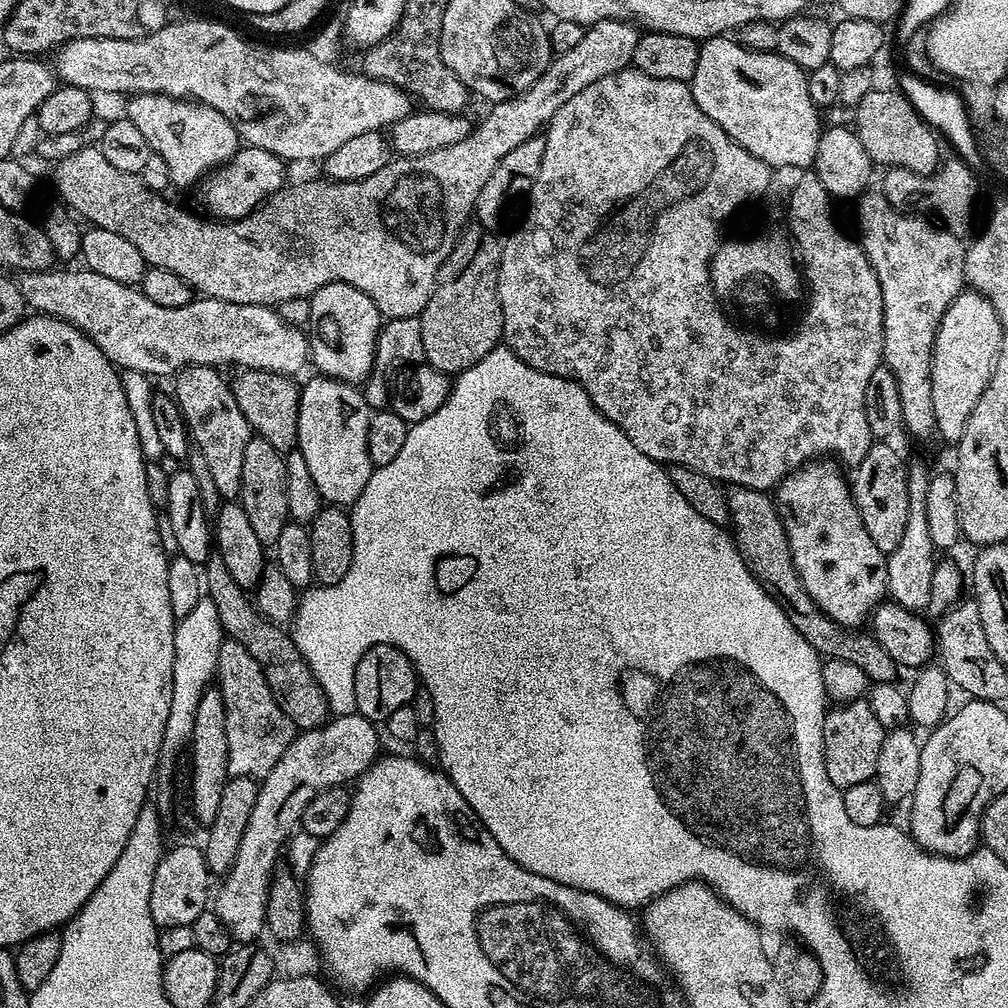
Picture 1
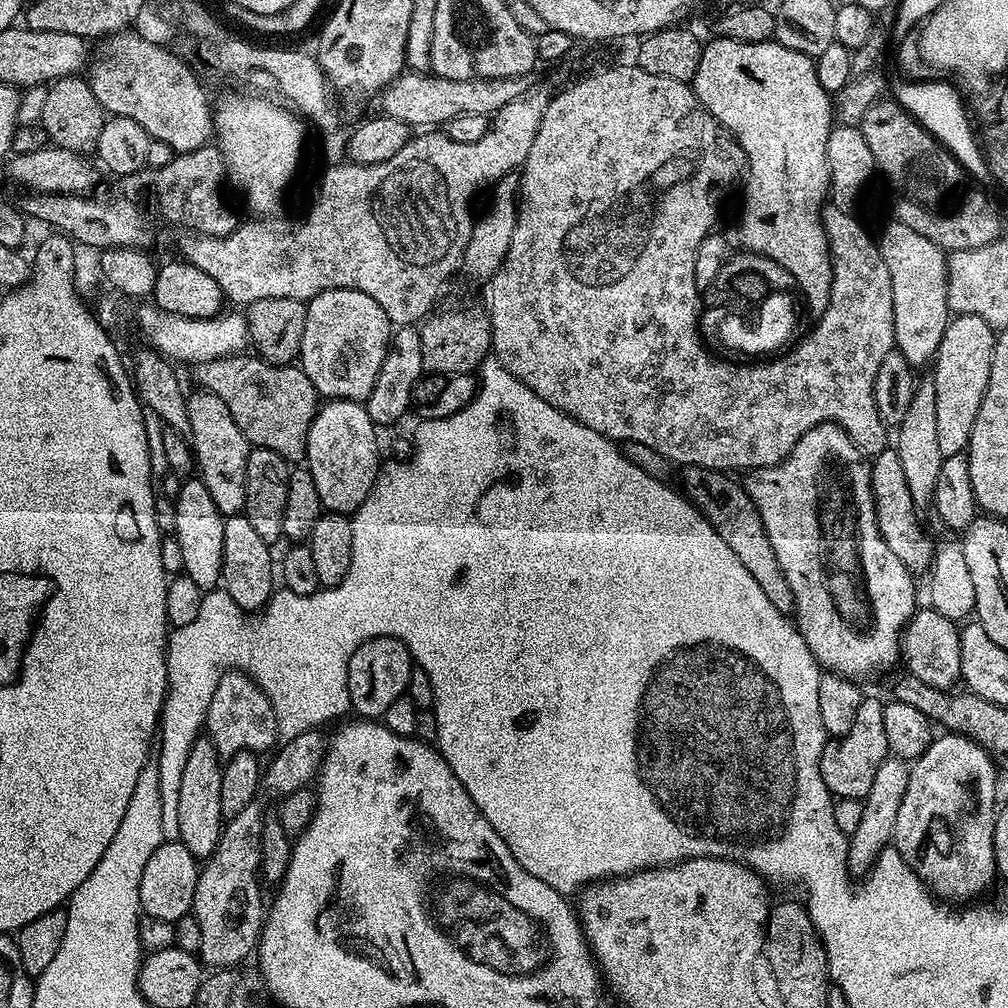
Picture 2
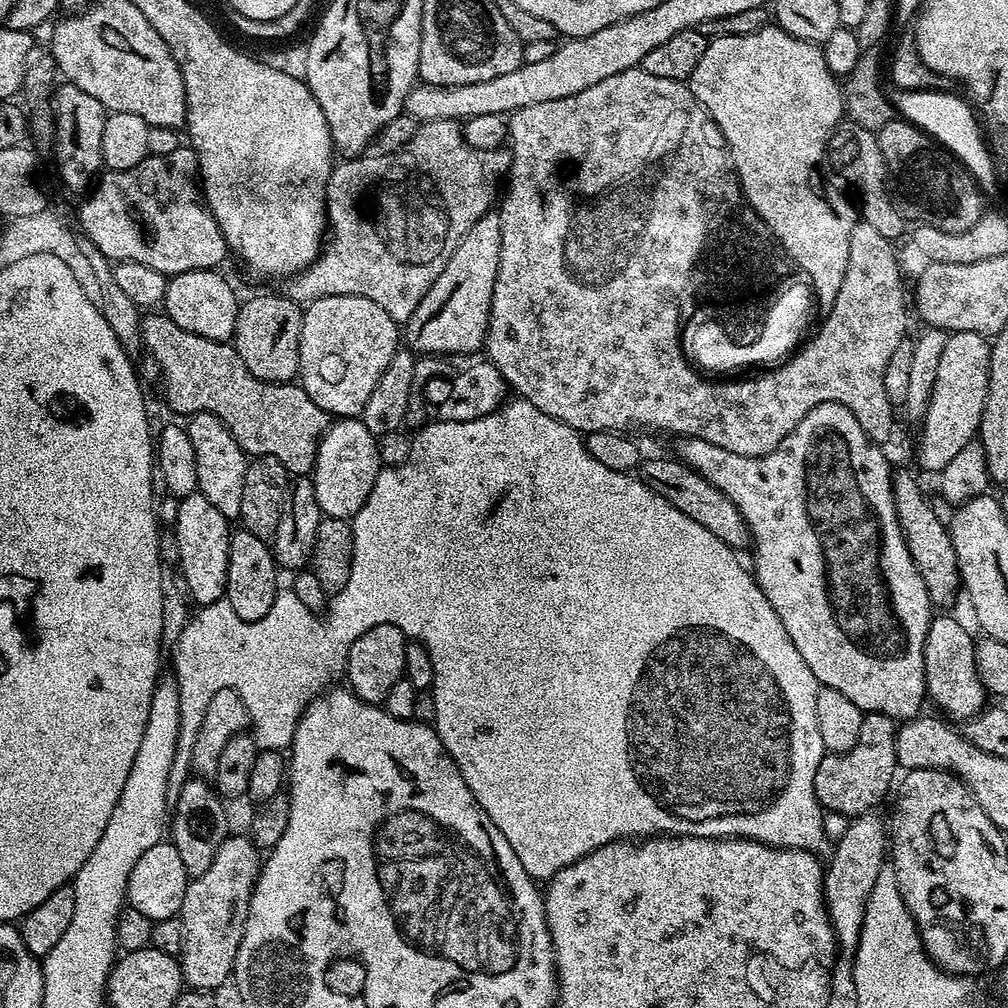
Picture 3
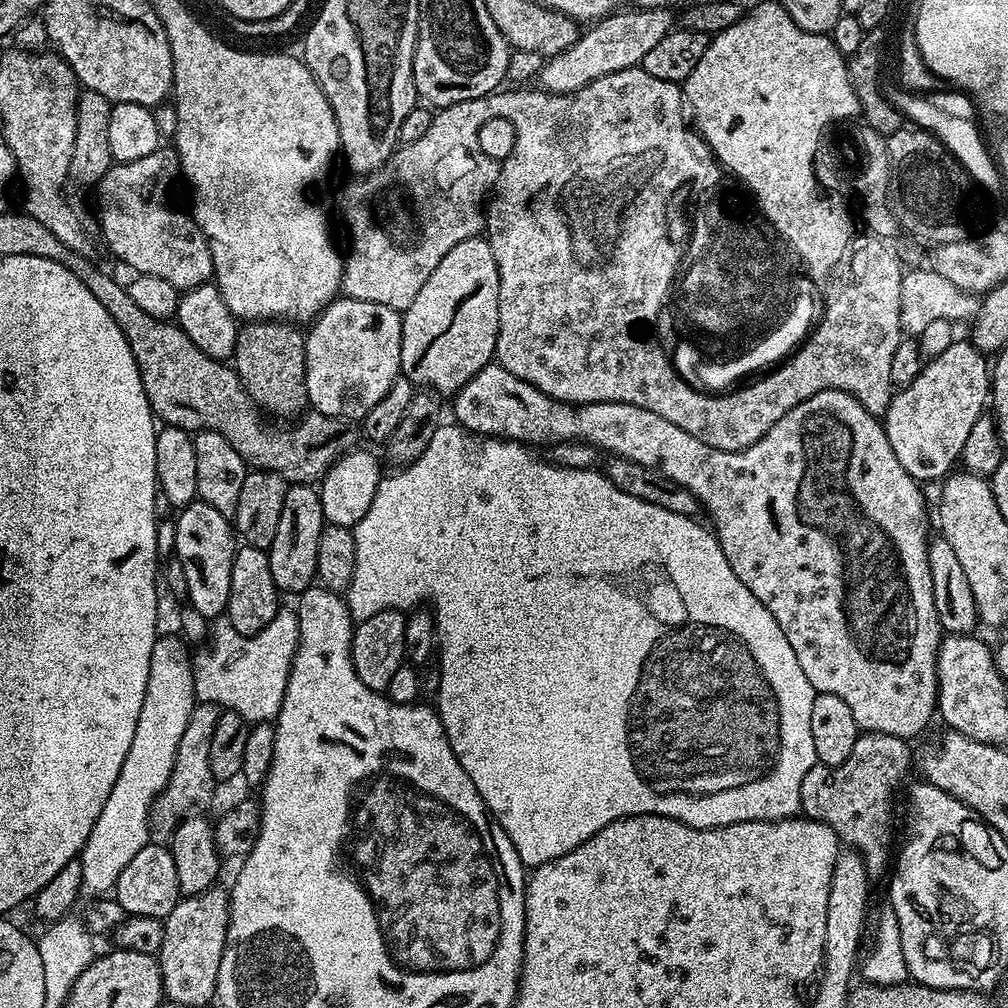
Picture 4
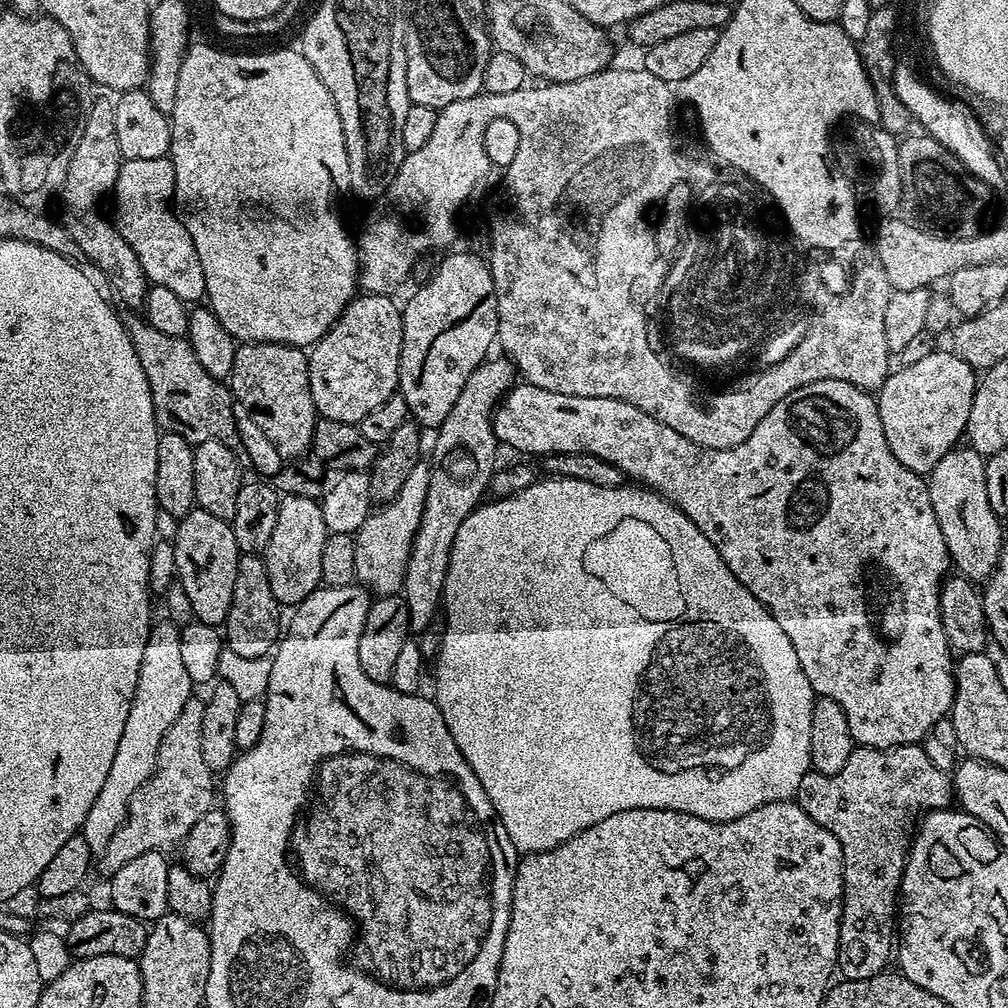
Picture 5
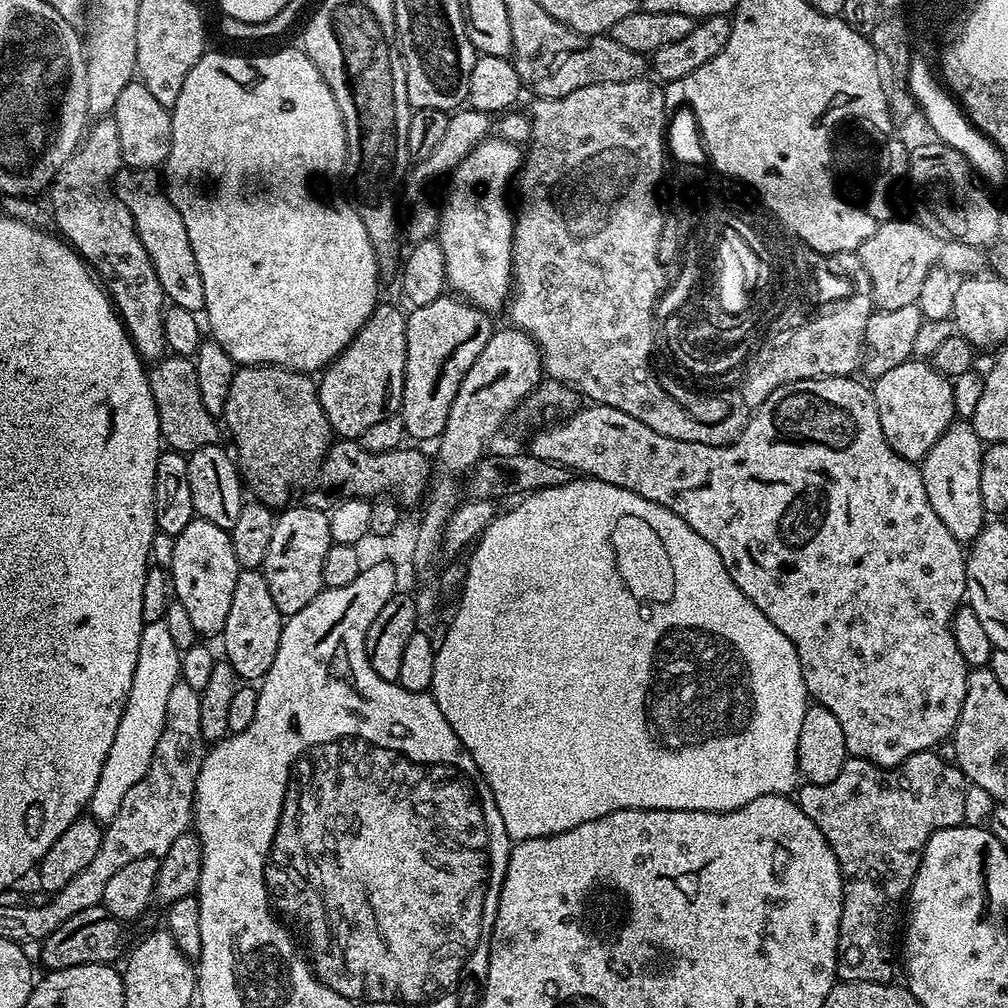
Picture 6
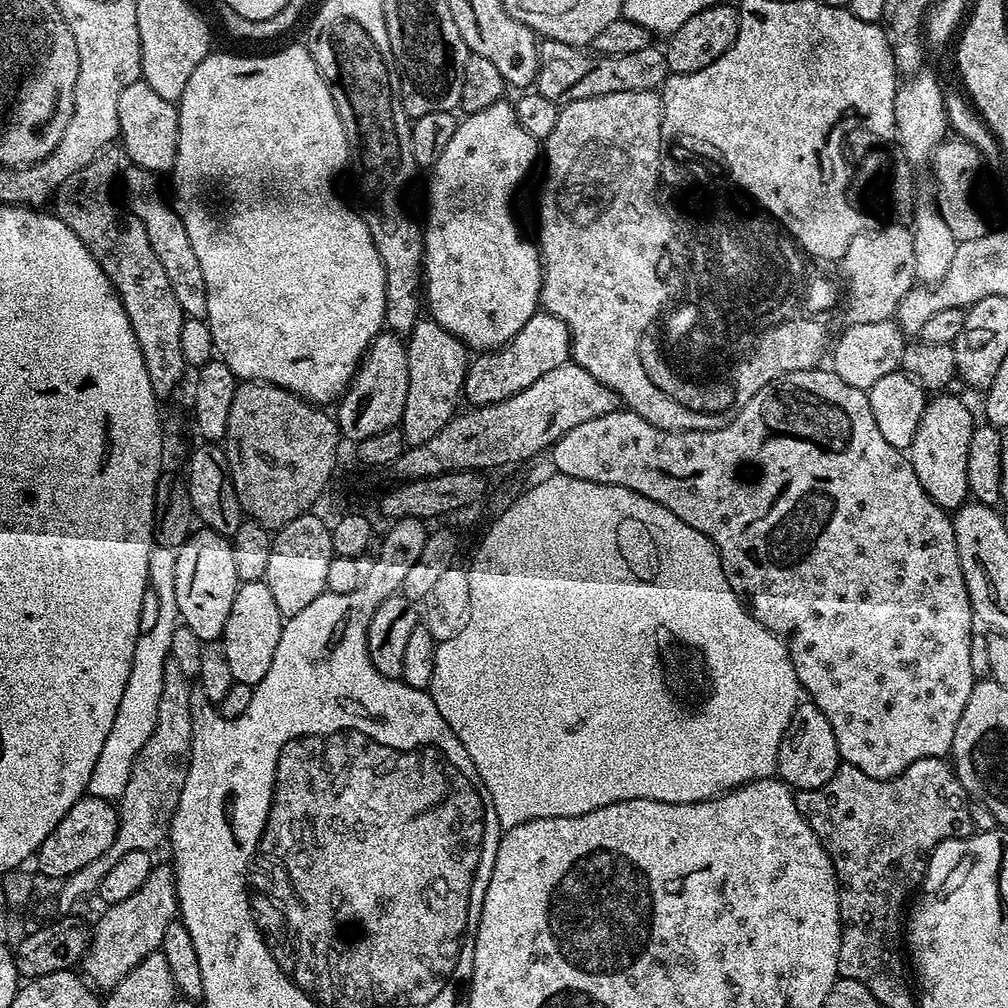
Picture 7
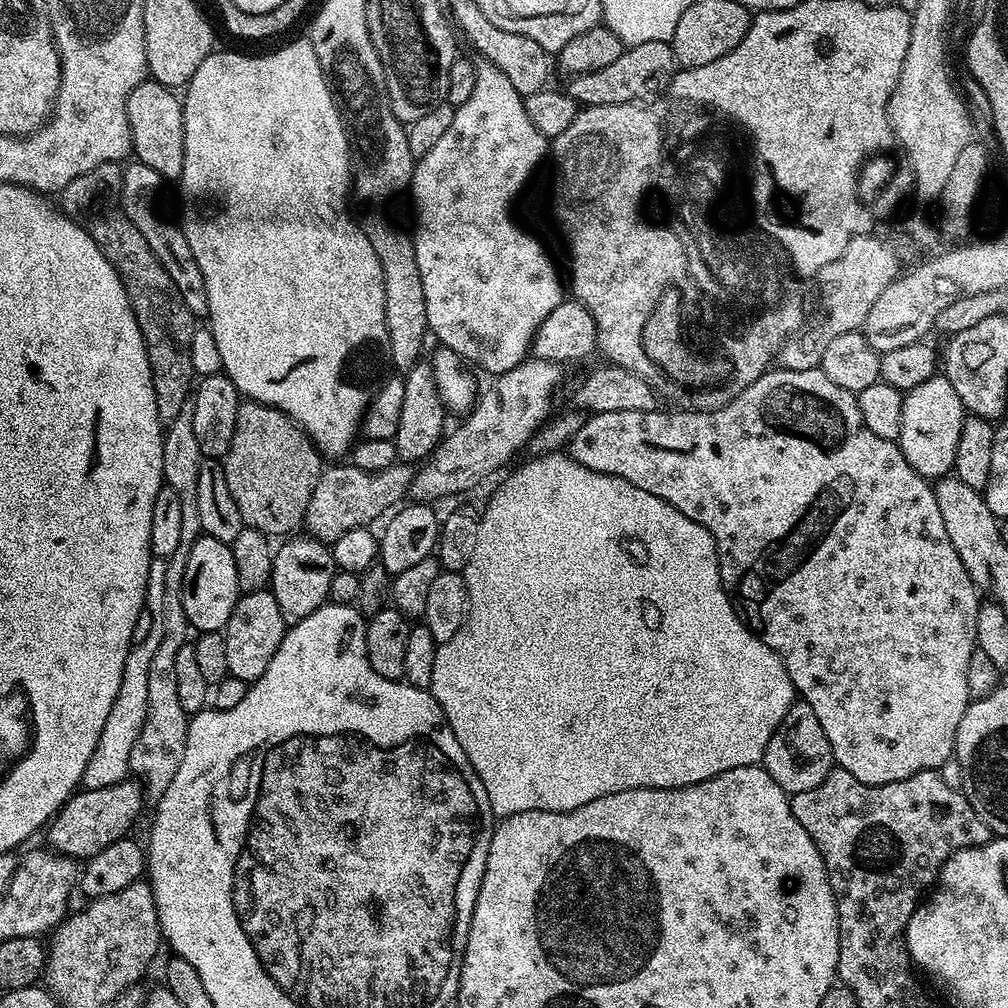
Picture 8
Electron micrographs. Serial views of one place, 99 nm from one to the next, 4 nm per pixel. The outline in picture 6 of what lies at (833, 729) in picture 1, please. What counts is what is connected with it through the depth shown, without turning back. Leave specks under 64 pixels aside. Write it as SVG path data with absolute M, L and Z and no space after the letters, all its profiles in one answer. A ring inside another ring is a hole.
M939 751L919 752L906 758L897 768L879 768L874 762L857 756L844 761L838 778L825 784L805 783L799 789L800 809L818 826L830 850L838 858L844 877L844 905L840 919L840 937L836 951L836 975L841 981L869 980L879 984L891 981L892 943L897 943L896 915L901 915L908 891L912 889L928 839L943 828L958 828L965 823L970 785L961 768L943 760Z

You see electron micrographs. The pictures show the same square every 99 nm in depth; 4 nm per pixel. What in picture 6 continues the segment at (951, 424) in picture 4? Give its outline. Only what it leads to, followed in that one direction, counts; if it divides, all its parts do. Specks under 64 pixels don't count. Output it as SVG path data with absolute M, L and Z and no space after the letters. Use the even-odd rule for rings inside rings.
M910 358L894 370L886 370L886 374L875 377L872 397L878 406L878 422L882 422L882 434L886 434L886 442L894 449L903 460L919 462L924 455L942 438L942 434L952 423L956 412L956 396L952 393L953 381L943 376L931 363L920 358Z

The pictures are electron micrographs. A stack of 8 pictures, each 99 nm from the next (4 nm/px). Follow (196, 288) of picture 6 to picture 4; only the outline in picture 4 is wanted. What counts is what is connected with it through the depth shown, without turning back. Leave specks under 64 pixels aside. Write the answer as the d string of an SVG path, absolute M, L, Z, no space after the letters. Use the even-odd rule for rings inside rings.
M161 146L154 154L138 158L138 162L113 163L112 169L100 180L96 204L100 207L100 232L104 235L104 244L126 267L133 268L131 271L136 274L166 278L170 286L187 290L209 283L214 273L210 246L202 230L187 211L180 212L180 188L182 192L180 160L176 157L175 147Z

